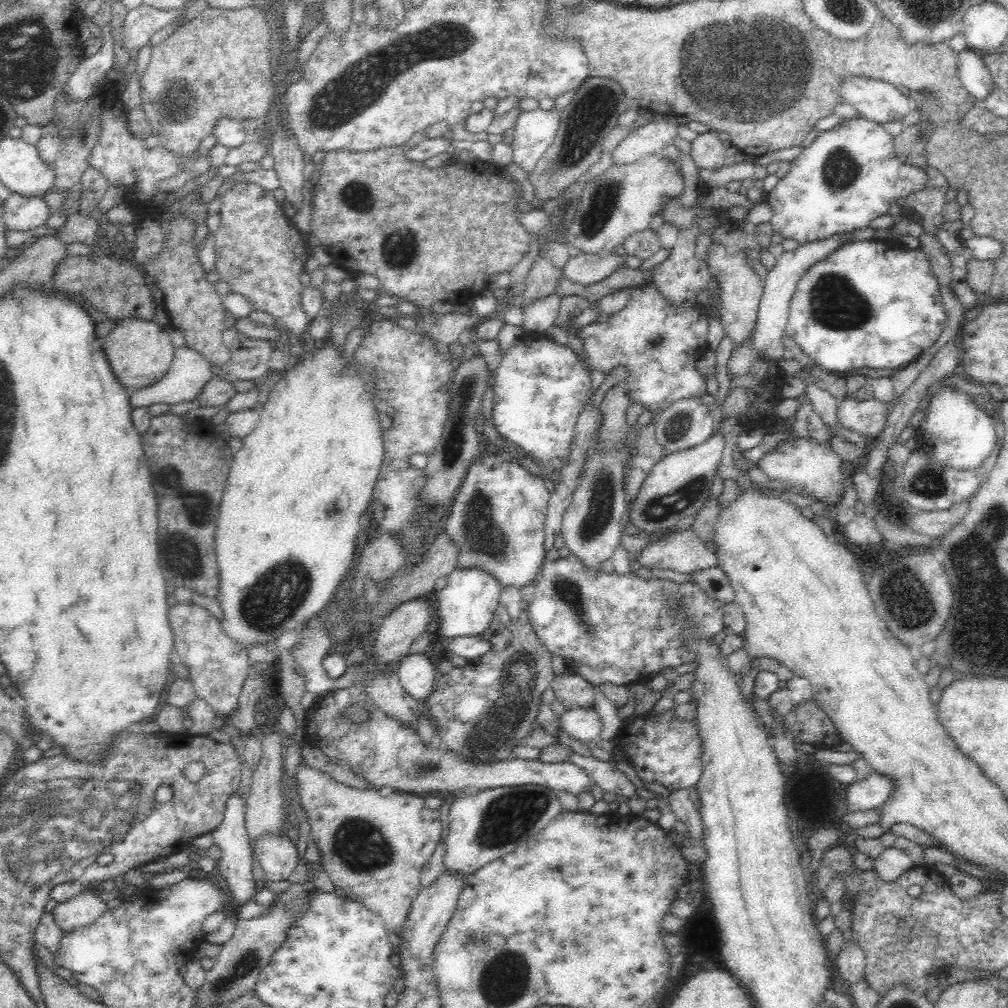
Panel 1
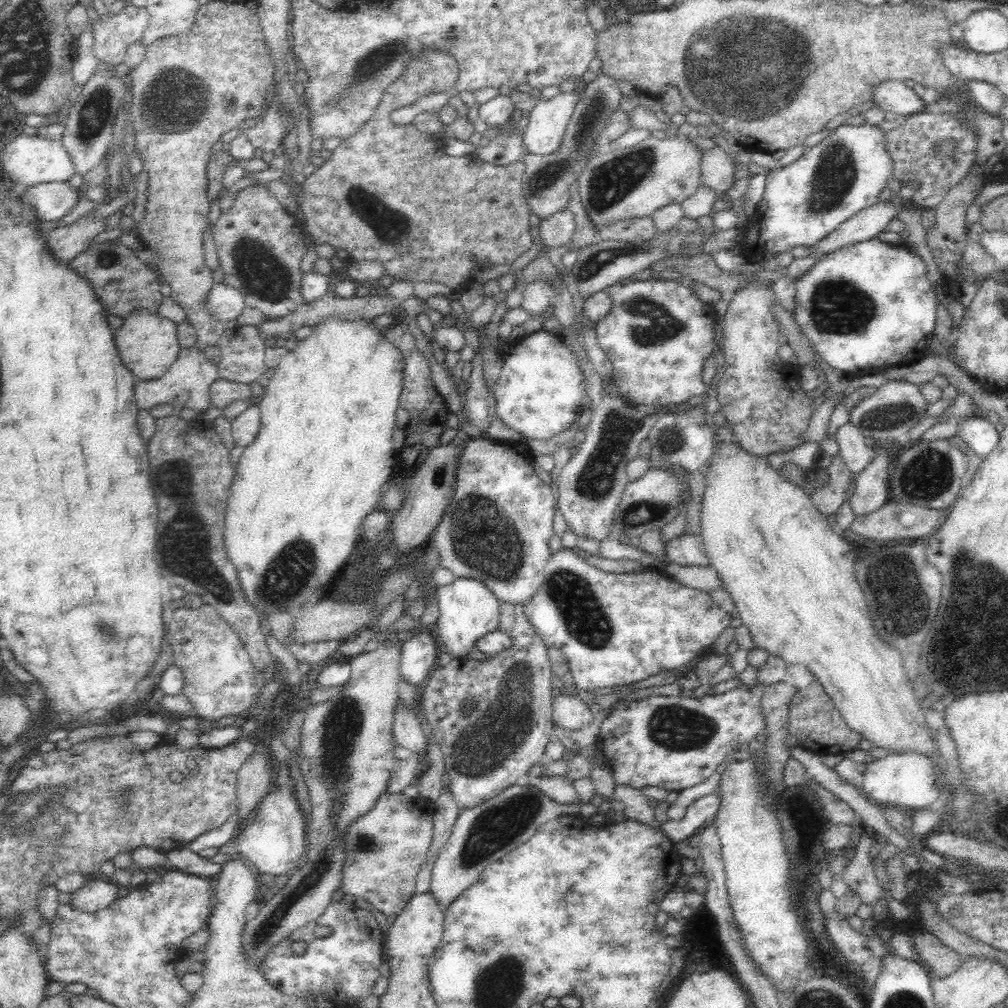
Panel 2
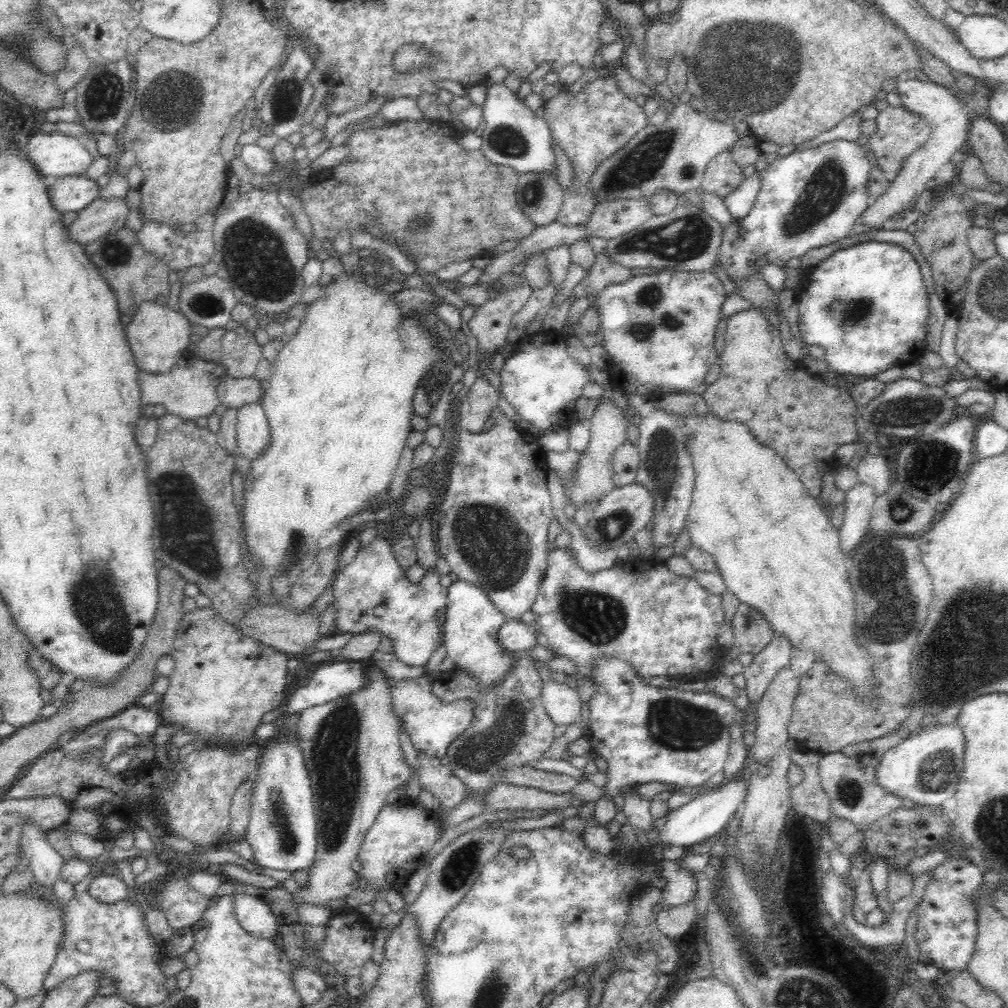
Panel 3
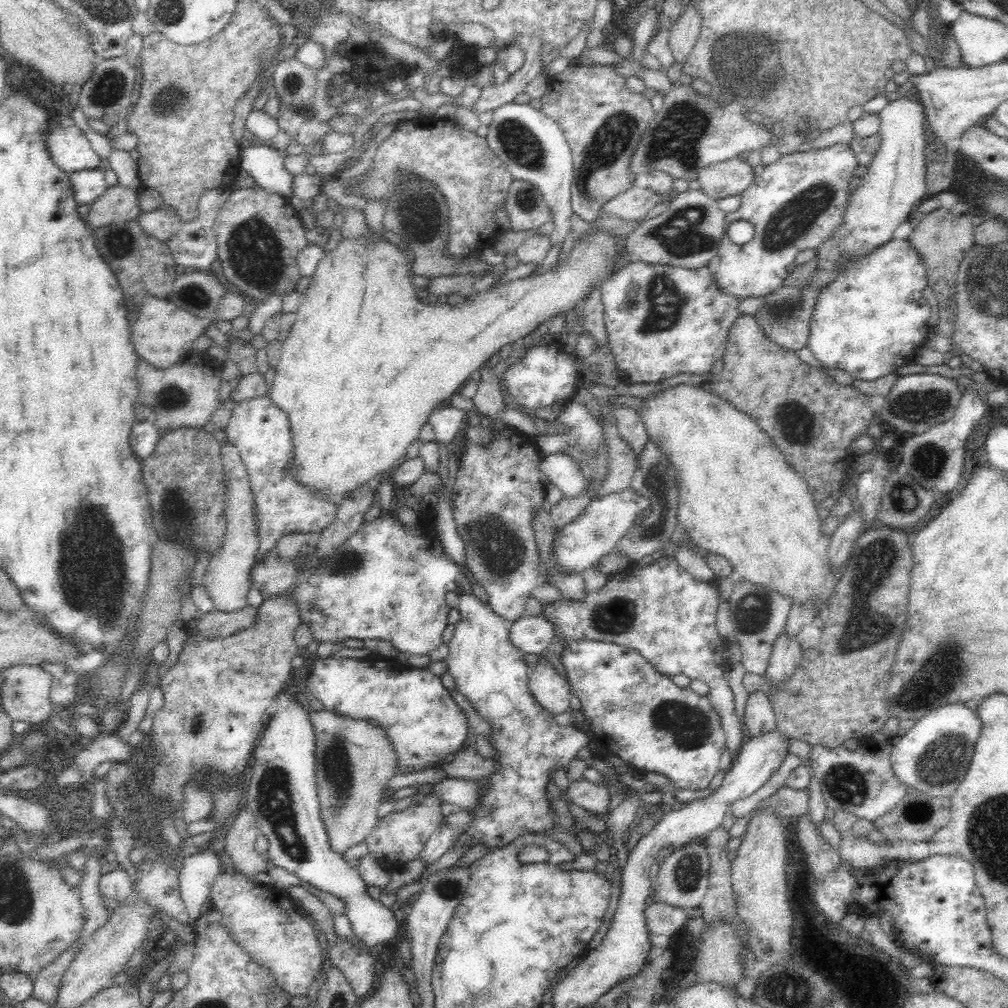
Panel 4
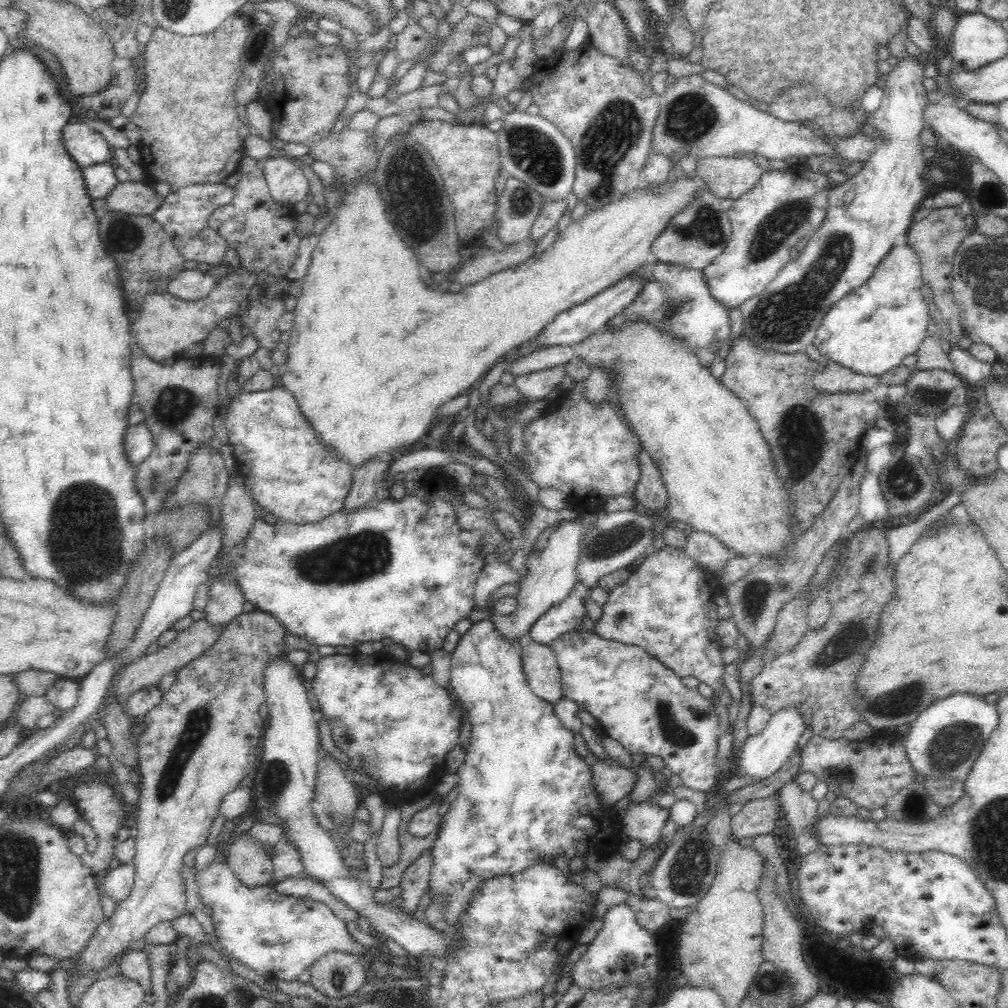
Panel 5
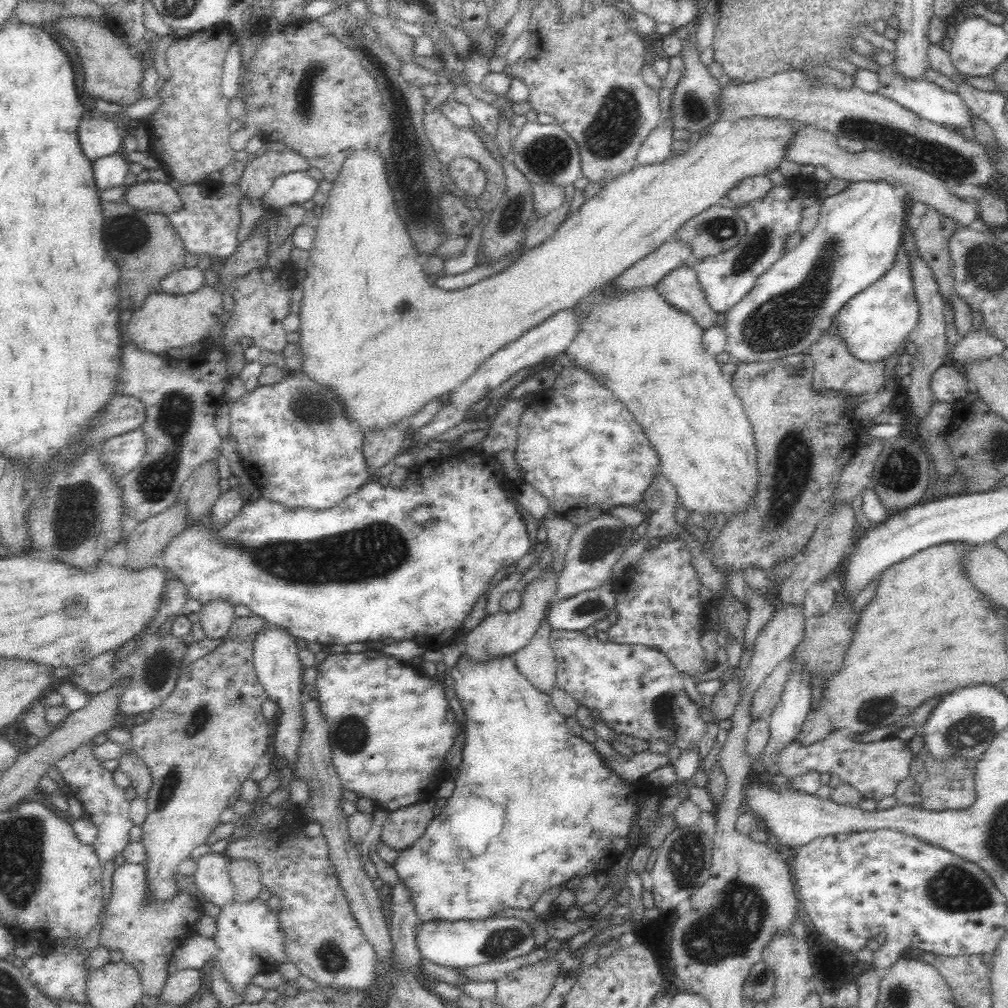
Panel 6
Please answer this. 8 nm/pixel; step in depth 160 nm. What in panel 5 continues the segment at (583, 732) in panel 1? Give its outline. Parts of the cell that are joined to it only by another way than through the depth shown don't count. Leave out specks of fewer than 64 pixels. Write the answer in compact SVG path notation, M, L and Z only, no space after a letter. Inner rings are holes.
M532 642L519 649L523 671L531 691L550 704L556 704L564 698L561 670L551 645Z

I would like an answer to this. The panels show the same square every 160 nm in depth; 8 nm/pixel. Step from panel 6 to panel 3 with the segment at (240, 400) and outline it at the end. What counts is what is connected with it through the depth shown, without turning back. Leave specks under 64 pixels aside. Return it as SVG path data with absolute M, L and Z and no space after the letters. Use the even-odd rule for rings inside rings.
M250 403L237 410L236 442L239 452L251 461L269 446L270 427L262 405Z

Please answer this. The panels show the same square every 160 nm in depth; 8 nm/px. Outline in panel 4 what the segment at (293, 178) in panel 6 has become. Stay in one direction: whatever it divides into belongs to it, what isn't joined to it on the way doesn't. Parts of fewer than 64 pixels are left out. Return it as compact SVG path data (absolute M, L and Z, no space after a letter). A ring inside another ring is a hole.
M250 144L241 147L239 157L240 169L252 176L266 192L284 196L287 200L293 195L293 176L284 167L284 154L272 146Z

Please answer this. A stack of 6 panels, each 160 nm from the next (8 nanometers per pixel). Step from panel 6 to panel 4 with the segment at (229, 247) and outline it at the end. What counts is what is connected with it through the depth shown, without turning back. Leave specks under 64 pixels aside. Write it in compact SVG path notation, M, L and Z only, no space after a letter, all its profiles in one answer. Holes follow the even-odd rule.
M232 187L206 191L199 200L198 216L190 222L180 221L177 212L172 207L164 204L150 212L140 213L136 220L146 235L156 237L160 243L168 245L176 266L208 271L210 265L218 260L217 240L213 226L220 209L228 200L231 191Z

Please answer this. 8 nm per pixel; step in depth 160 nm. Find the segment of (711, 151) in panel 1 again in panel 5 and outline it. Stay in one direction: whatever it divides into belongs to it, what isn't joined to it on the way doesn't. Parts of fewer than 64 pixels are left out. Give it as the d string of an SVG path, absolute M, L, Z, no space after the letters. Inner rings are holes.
M736 155L734 157L706 157L696 161L696 172L704 181L706 190L721 198L738 198L760 180L763 170L754 163L752 155Z

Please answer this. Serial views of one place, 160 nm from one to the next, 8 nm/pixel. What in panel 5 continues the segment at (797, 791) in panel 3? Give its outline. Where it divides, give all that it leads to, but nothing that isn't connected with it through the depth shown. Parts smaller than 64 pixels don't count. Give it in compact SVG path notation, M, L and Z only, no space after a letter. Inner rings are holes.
M777 792L765 798L748 801L731 817L731 834L734 838L741 839L772 833L776 821L782 816L783 806Z

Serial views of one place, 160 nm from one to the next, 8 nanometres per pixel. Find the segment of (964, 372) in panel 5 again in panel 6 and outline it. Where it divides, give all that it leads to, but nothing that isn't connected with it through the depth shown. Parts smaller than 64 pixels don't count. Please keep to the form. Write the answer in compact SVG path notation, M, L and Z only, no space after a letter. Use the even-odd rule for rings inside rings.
M984 327L978 331L972 329L967 336L959 338L950 350L949 362L955 362L954 364L961 368L970 363L982 362L1001 355L1004 349L1004 343L994 335L990 335Z

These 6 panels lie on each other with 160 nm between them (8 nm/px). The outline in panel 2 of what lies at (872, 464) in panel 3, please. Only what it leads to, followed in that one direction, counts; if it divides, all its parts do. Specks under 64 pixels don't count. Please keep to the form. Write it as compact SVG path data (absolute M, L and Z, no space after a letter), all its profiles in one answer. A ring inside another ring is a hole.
M850 422L838 427L834 438L838 441L839 456L850 473L860 473L877 456L876 450L868 445L860 429Z

